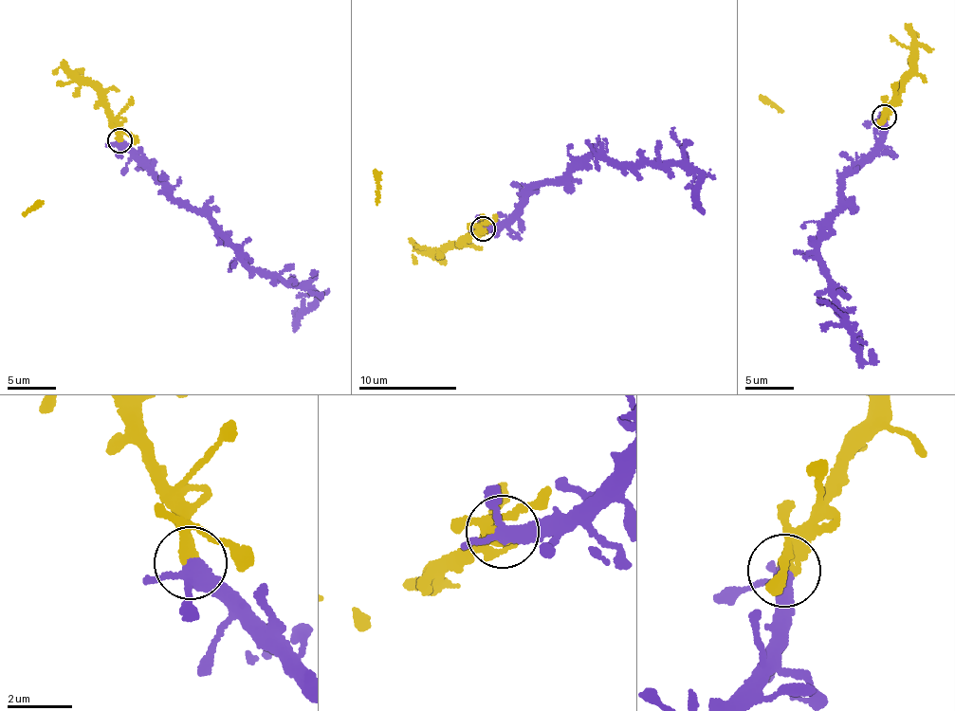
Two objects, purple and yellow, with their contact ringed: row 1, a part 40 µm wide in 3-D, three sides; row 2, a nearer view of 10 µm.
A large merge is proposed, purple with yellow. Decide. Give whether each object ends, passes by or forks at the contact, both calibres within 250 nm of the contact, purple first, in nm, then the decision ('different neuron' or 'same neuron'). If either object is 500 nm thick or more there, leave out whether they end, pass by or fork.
purple forks there; yellow ends there; 320 nm thick on the purple side, 440 nm on the other; same neuron

